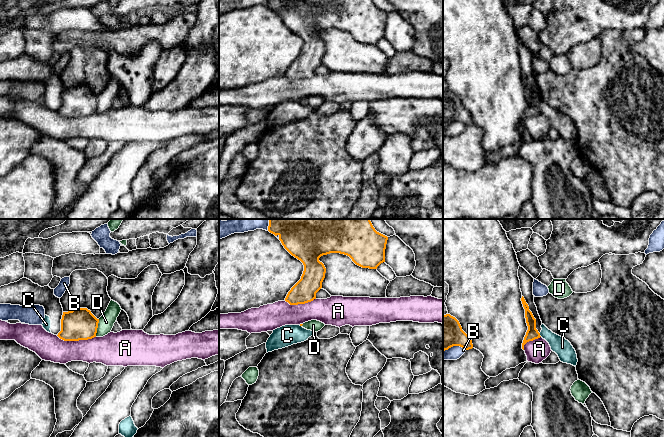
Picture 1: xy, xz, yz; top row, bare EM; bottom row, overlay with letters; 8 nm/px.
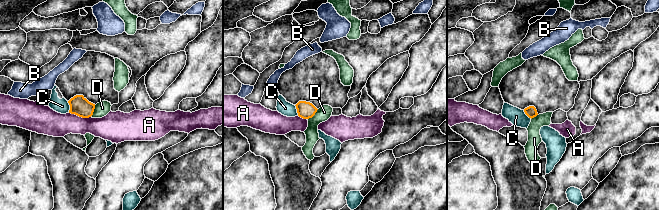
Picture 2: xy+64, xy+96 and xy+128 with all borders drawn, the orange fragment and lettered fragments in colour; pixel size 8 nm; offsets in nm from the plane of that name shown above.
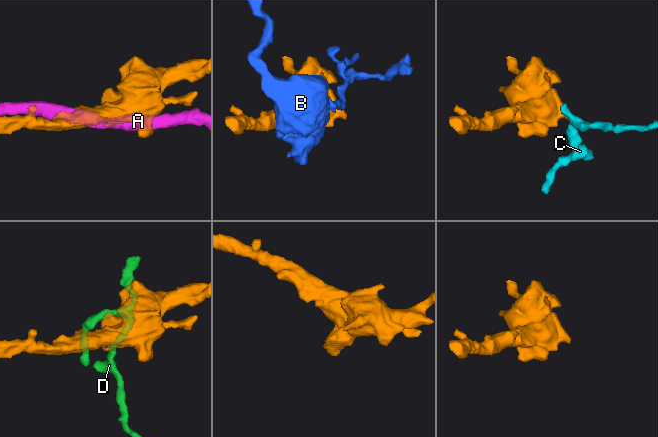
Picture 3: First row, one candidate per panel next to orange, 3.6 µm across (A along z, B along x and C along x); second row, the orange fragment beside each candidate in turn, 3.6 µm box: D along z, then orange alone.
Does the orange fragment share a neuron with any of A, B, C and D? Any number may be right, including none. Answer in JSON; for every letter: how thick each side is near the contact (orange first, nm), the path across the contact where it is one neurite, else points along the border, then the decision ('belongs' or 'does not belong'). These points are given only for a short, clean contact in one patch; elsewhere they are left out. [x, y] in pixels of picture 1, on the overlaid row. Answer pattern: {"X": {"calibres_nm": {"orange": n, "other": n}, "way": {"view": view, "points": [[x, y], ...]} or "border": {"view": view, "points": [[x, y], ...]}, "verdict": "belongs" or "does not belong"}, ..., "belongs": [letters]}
{"A": {"calibres_nm": {"orange": 260, "other": 220}, "verdict": "does not belong"}, "B": {"calibres_nm": {"orange": 280, "other": 110}, "verdict": "does not belong"}, "C": {"calibres_nm": {"orange": 100, "other": 140}, "border": {"view": "yz", "points": [[539, 333], [541, 336]]}, "verdict": "does not belong"}, "D": {"calibres_nm": {"orange": 260, "other": 130}, "border": {"view": "xy", "points": [[99, 319], [95, 336]]}, "verdict": "does not belong"}, "belongs": []}

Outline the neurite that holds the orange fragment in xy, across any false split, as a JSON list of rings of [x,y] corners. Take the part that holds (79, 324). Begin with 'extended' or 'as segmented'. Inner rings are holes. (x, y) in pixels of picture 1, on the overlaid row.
as segmented | [[[87,308],[63,312],[58,337],[64,341],[88,340],[96,337],[99,319]]]

